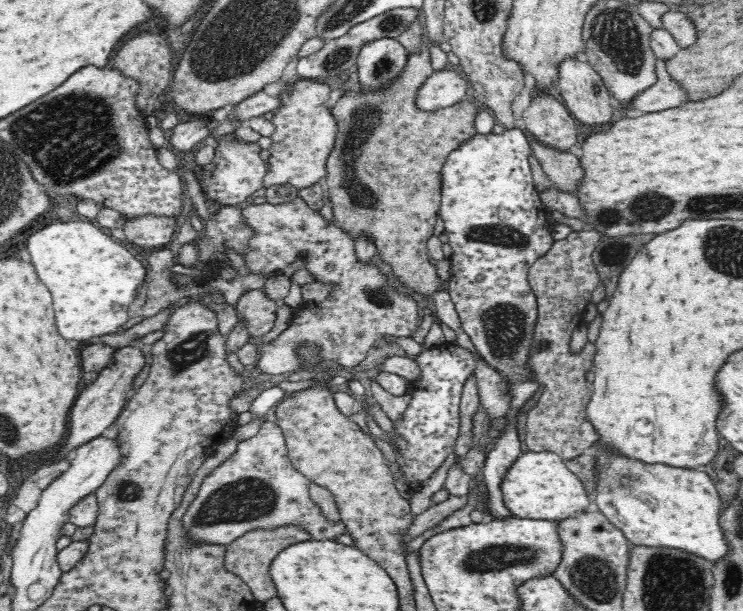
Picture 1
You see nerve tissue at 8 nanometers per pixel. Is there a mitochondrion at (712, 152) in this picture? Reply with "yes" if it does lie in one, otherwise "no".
no

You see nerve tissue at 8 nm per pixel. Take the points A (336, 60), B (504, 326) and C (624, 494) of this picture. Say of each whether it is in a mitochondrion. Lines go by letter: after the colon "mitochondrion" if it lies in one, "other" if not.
A: mitochondrion
B: mitochondrion
C: other

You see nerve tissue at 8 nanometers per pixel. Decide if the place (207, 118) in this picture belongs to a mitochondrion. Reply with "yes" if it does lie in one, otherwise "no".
no

